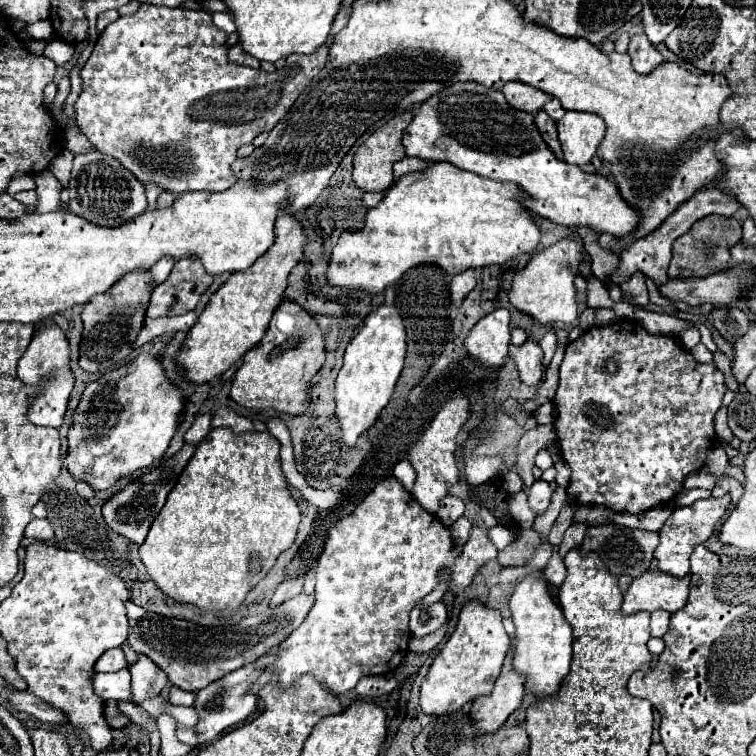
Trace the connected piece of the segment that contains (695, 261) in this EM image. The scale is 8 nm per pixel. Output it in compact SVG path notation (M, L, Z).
M707 215L699 219L689 233L681 235L673 243L673 259L669 265L669 277L707 277L719 273L731 261L731 247L741 243L741 225L735 217Z

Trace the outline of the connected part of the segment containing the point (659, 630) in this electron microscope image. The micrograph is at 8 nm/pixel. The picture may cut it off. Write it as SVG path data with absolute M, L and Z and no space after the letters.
M653 611L651 613L651 637L663 637L669 627L671 613L667 611Z

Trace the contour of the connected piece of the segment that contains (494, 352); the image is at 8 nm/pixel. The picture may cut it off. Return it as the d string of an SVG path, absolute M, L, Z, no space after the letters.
M495 309L479 319L465 337L465 349L489 367L501 367L509 347L509 311Z

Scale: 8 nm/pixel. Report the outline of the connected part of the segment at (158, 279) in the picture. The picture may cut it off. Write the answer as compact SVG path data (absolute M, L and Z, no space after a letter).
M163 257L163 259L149 271L149 273L151 273L151 287L161 285L161 283L169 277L171 269L173 269L173 261L171 261L169 257Z

